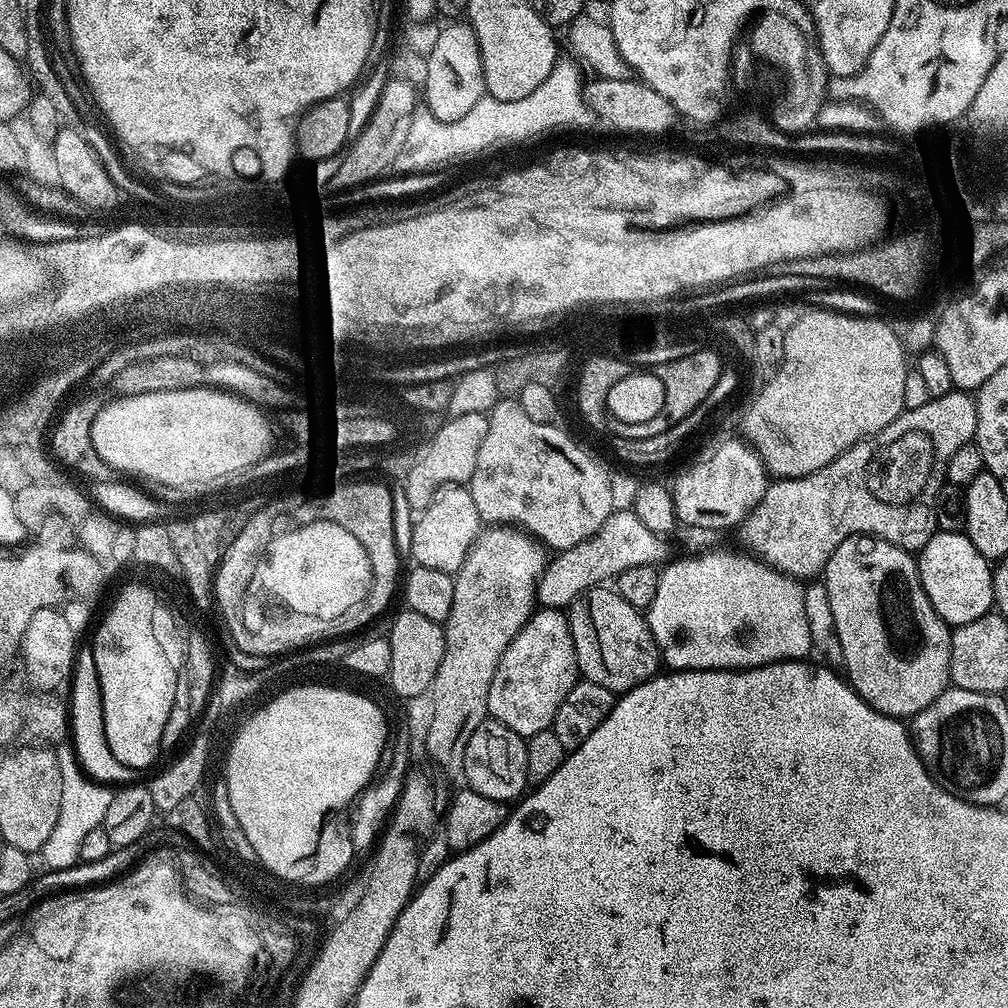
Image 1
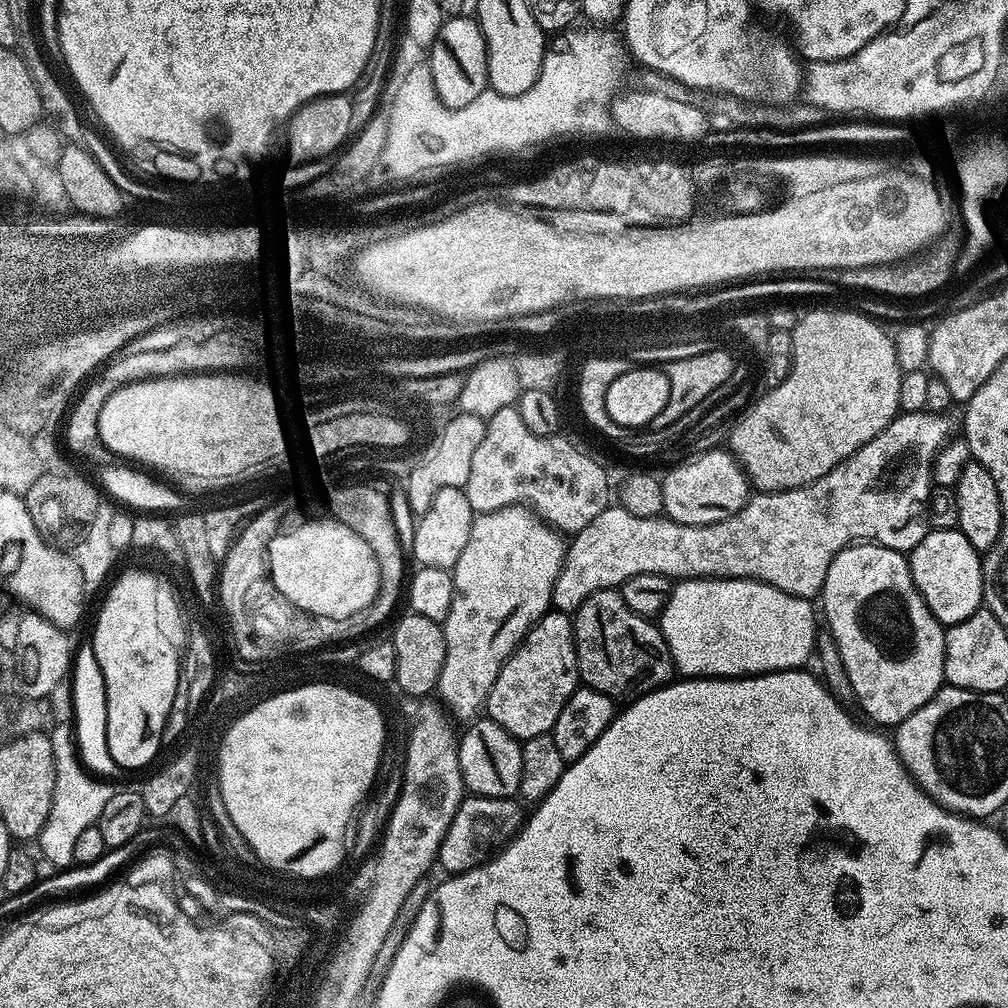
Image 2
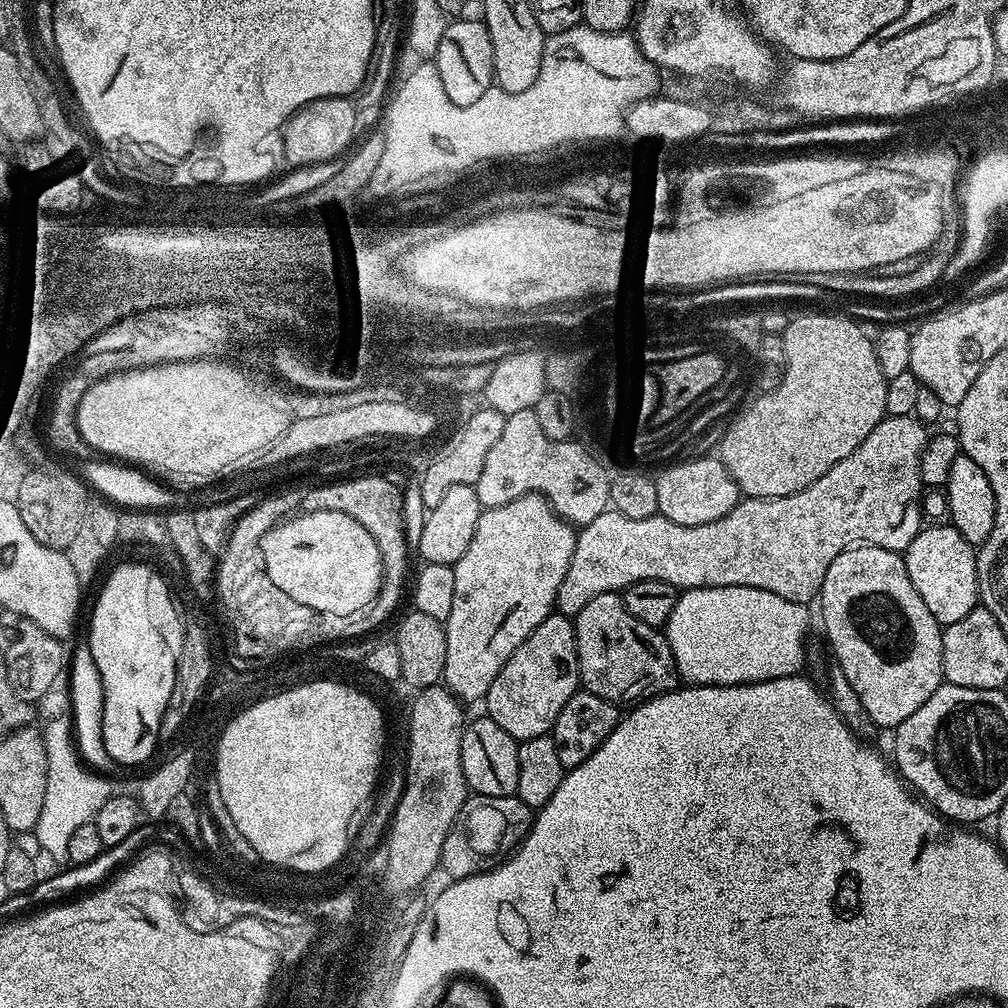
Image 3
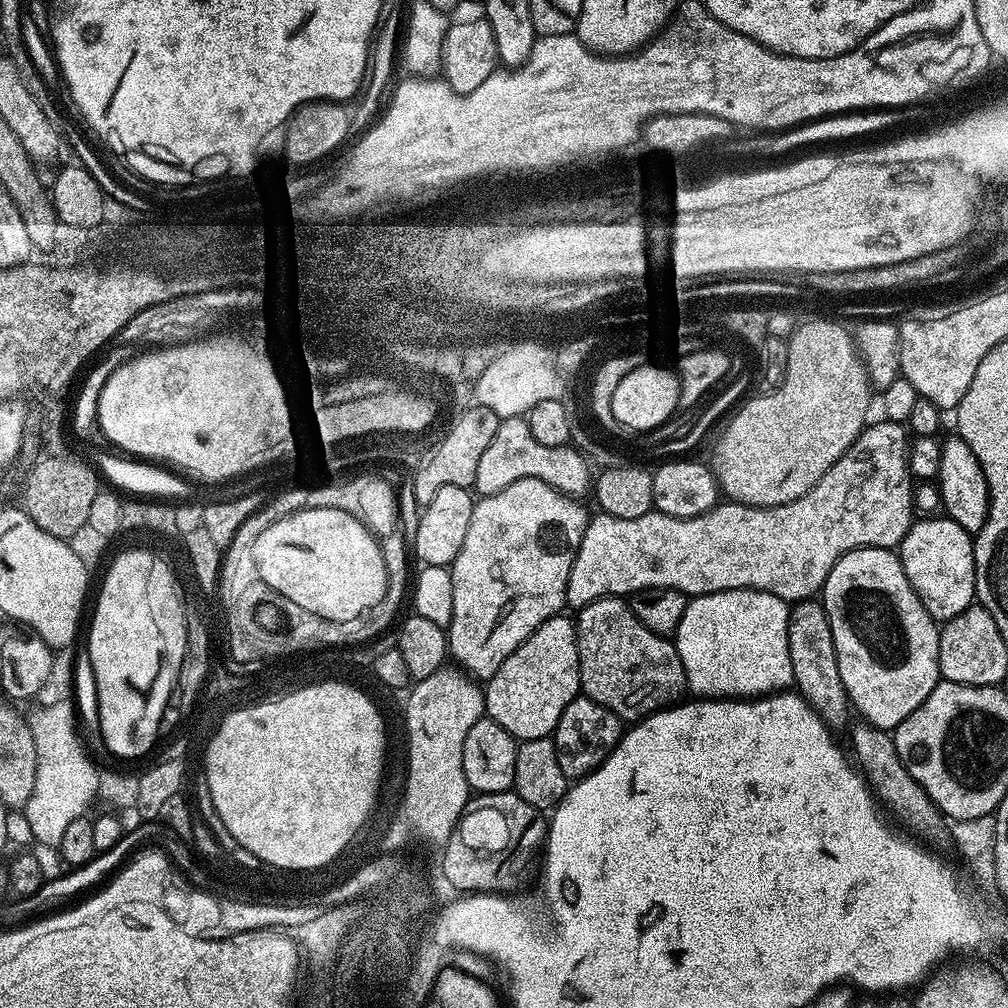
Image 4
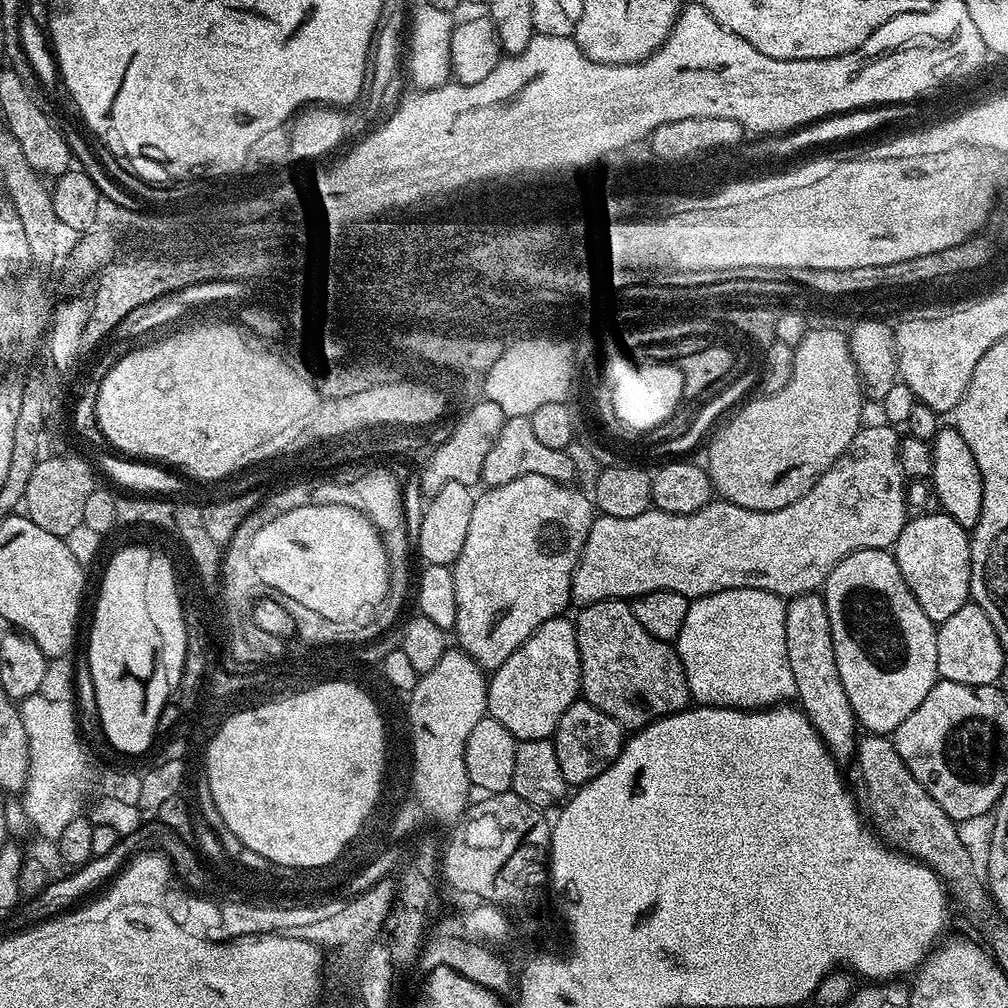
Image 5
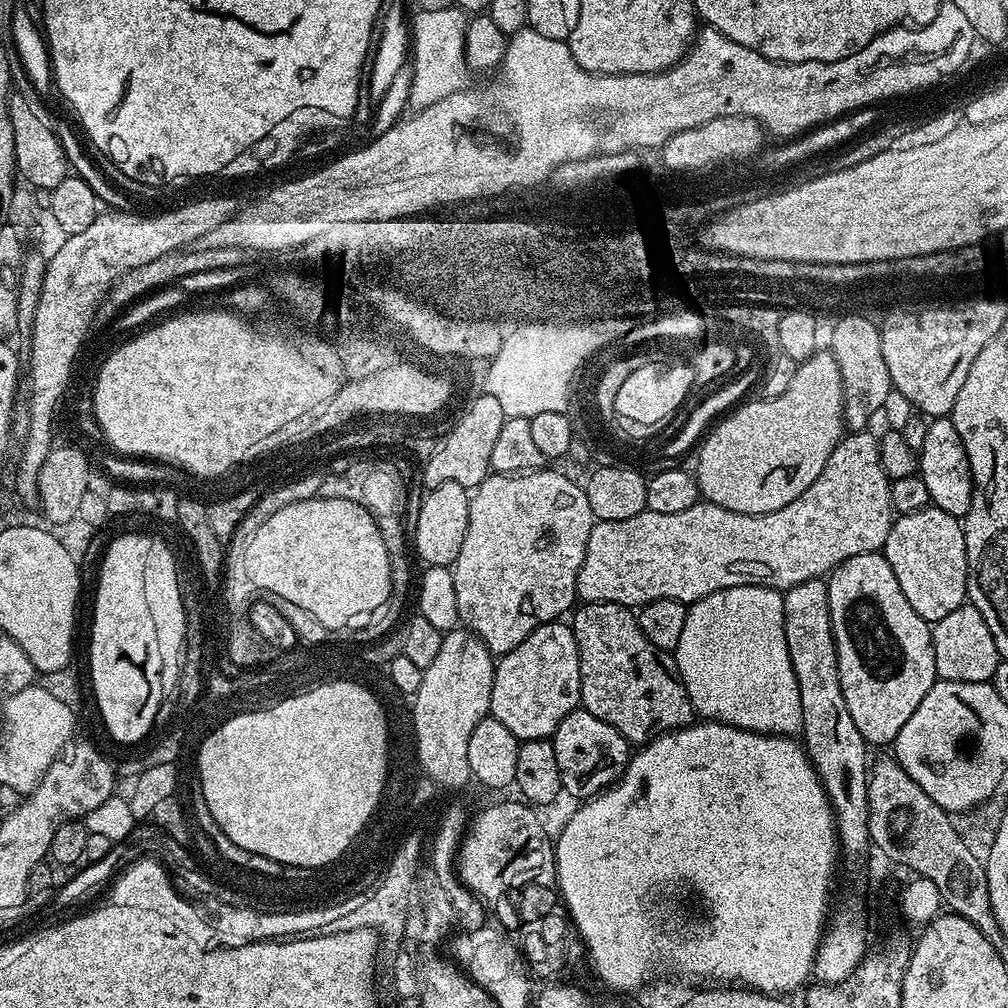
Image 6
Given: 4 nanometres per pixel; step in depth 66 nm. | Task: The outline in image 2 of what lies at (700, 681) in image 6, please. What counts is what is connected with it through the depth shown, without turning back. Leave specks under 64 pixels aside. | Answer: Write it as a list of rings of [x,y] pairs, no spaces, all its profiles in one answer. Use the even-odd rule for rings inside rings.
[[[684,578],[671,585],[664,611],[658,617],[660,633],[672,655],[675,671],[684,678],[735,678],[738,676],[760,676],[764,672],[785,672],[791,668],[803,669],[807,660],[813,659],[816,650],[818,612],[812,609],[812,600],[803,600],[794,594],[786,594],[763,580],[738,580],[735,578]]]

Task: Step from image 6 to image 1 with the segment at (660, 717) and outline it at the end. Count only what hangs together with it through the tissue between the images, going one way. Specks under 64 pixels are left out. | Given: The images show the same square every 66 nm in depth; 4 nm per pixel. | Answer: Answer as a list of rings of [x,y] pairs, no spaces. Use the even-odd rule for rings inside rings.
[[[601,586],[584,592],[567,609],[566,615],[570,634],[574,638],[576,667],[583,679],[598,682],[598,686],[606,686],[606,690],[623,694],[634,690],[639,684],[645,684],[661,671],[660,648],[648,629],[647,619],[642,615],[641,609],[630,606],[630,602],[626,602],[626,598],[622,598],[611,587]]]

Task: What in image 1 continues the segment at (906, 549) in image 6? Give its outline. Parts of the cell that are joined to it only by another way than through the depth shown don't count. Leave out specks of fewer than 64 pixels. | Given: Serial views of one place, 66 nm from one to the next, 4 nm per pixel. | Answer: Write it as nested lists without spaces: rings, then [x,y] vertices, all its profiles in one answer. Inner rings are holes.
[[[937,531],[930,542],[926,542],[926,546],[920,549],[918,563],[926,598],[930,598],[930,606],[934,606],[945,624],[955,626],[974,622],[974,618],[982,618],[993,611],[993,565],[985,556],[978,554],[978,550],[974,550],[974,542],[970,542],[964,532]]]

